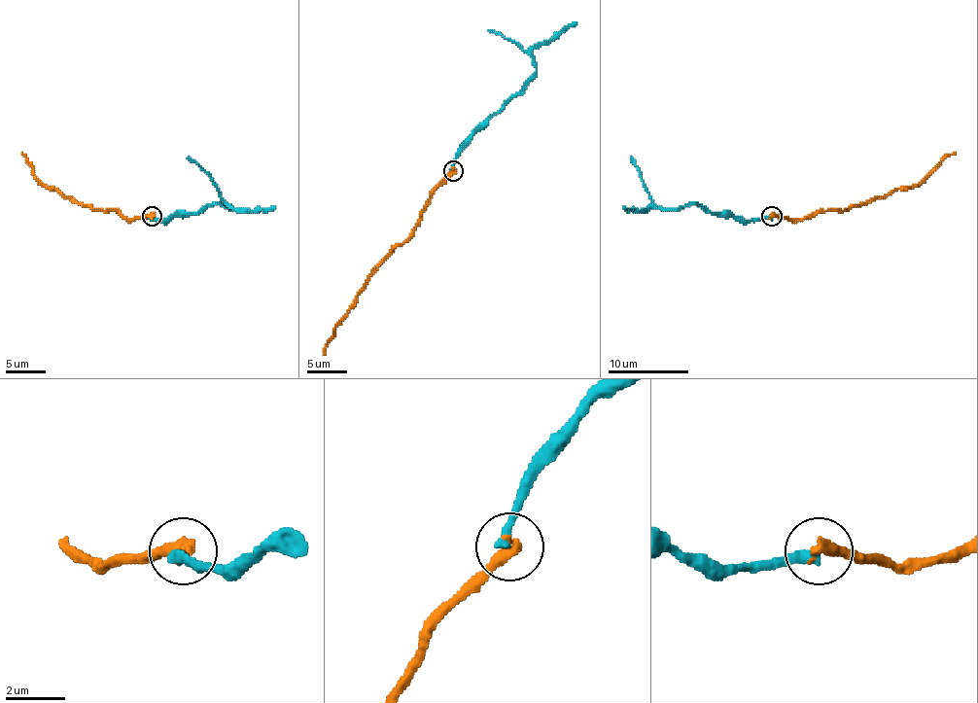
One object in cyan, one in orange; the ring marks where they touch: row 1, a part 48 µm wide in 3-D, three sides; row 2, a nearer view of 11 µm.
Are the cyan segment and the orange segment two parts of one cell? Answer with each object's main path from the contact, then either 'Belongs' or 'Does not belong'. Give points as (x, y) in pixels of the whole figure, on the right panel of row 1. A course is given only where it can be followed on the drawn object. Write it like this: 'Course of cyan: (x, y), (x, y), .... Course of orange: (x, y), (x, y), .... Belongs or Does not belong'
Course of cyan: (772, 216), (740, 221), (725, 212), (708, 212), (695, 204), (663, 208), (649, 196), (631, 158). Course of orange: (772, 216), (806, 219), (812, 212), (849, 210), (866, 204), (896, 189), (917, 186), (955, 152). Belongs

